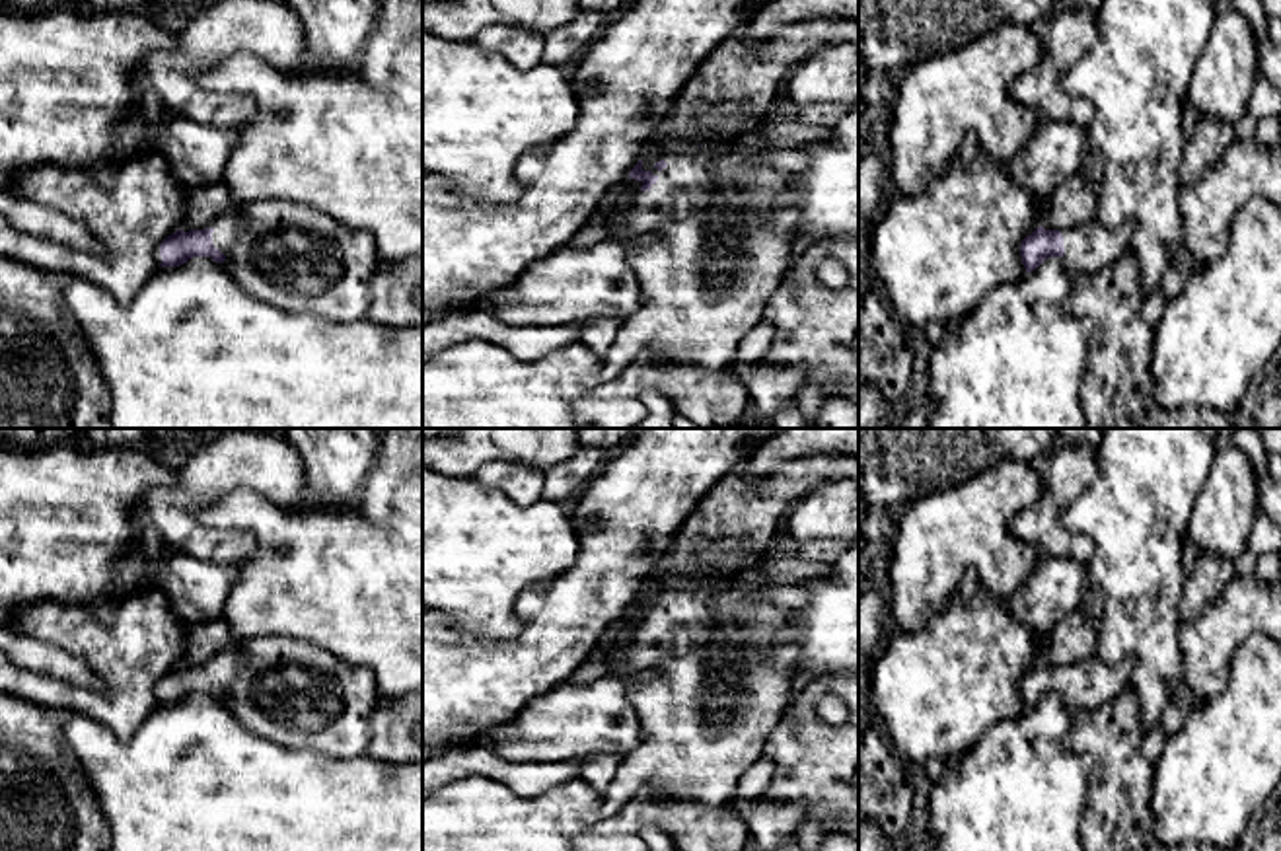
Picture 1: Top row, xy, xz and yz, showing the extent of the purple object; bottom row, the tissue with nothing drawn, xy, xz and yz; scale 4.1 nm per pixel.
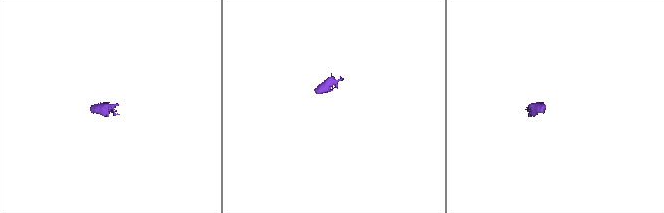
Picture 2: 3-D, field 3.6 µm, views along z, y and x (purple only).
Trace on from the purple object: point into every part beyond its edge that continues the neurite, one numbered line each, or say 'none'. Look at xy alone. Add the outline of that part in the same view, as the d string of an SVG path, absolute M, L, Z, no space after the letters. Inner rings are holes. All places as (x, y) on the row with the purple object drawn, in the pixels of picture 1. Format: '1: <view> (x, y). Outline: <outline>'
1: xy (291, 256). Outline: M284 199L228 208L204 228L214 230L212 245L226 255L220 267L253 298L278 310L315 314L331 321L366 317L372 280L382 263L368 232L345 228L310 204Z

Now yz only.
1: yz (1089, 246). Outline: M1096 220L1059 230L1065 253L1057 257L1067 273L1094 273L1110 261L1123 257L1131 249L1133 224L1108 230Z

